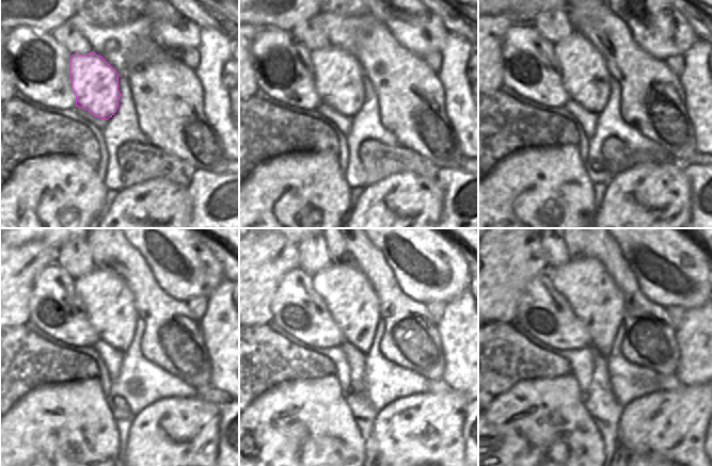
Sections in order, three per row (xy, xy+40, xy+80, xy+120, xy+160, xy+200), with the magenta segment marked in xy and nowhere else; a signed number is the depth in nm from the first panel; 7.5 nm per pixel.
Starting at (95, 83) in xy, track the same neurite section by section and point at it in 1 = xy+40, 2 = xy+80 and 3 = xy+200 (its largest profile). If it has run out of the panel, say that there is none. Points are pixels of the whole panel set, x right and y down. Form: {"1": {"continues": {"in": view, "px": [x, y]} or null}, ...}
{"1": {"continues": {"in": "xy+40", "px": [338, 75]}}, "2": {"continues": {"in": "xy+80", "px": [585, 77]}}, "3": {"continues": {"in": "xy+200", "px": [594, 296]}}}

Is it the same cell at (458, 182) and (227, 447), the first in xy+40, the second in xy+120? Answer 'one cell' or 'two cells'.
one cell

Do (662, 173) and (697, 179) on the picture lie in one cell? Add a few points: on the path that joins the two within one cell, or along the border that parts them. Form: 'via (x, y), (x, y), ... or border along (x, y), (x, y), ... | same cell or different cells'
border along (683, 166), (683, 173), (690, 182), (691, 202) | different cells

